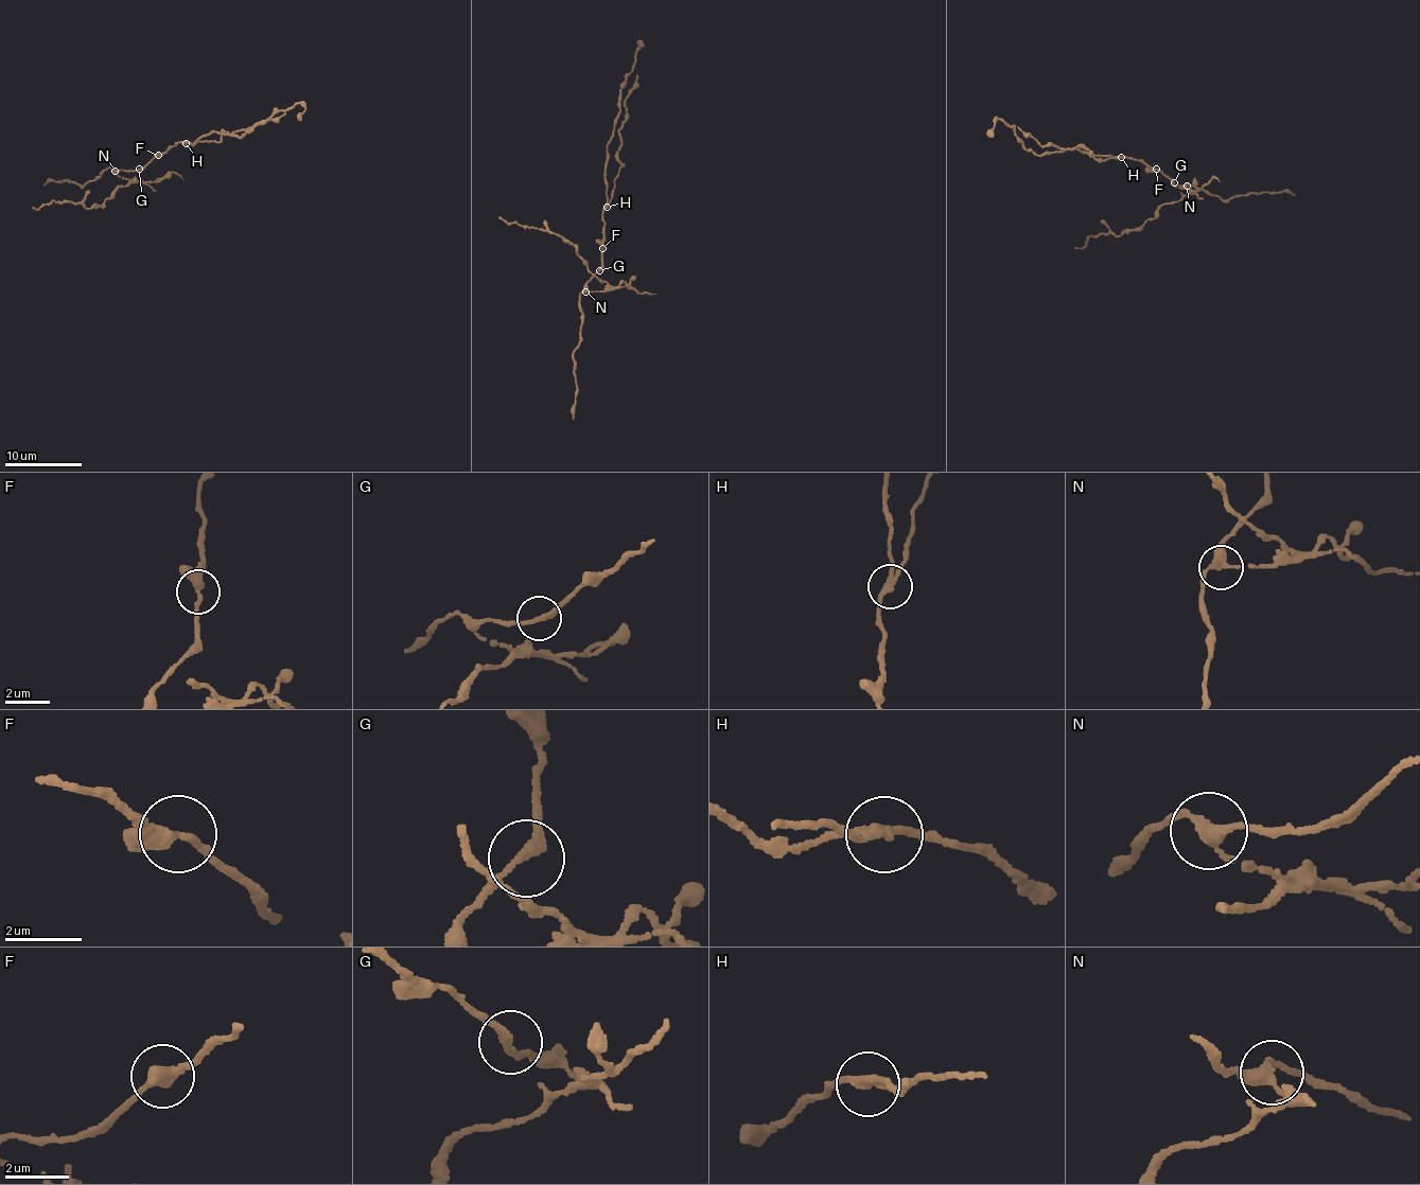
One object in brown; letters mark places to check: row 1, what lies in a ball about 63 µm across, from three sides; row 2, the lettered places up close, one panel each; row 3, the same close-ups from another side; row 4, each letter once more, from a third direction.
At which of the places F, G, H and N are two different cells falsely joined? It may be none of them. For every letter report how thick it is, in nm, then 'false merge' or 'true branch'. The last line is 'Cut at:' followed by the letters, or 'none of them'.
F: 280 nm thick; true branch
G: 220 nm thick; true branch
H: 200 nm thick; false merge
N: 280 nm thick; false merge
Cut at: H, N

